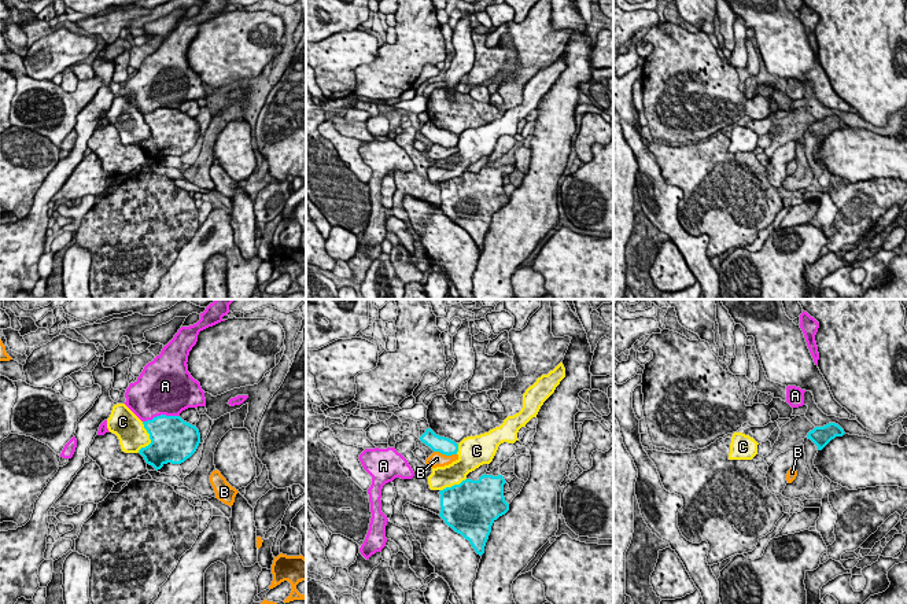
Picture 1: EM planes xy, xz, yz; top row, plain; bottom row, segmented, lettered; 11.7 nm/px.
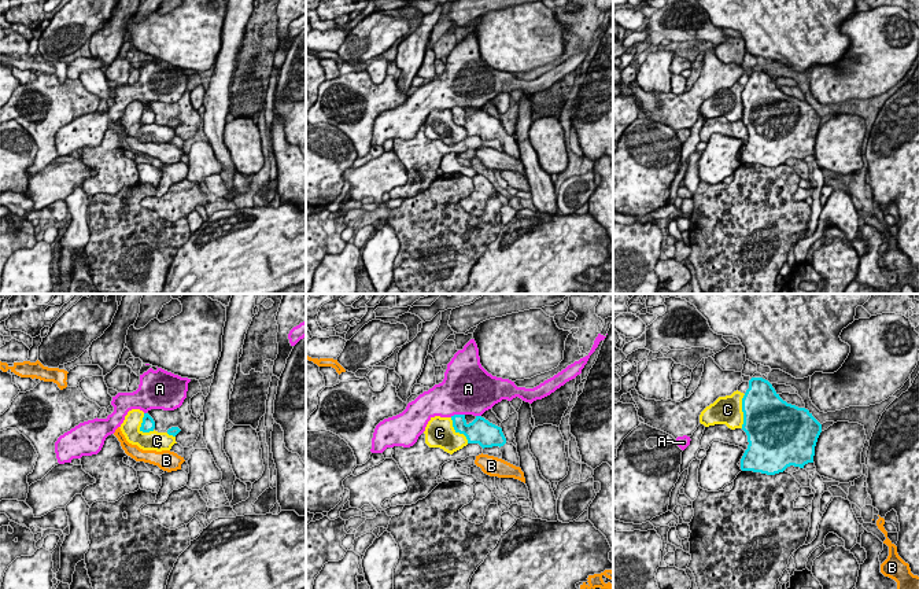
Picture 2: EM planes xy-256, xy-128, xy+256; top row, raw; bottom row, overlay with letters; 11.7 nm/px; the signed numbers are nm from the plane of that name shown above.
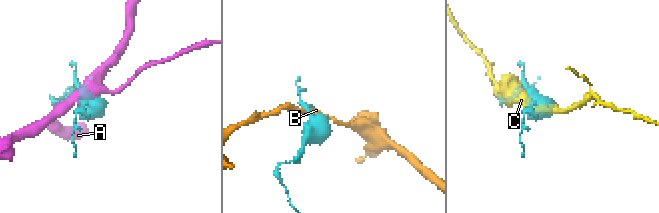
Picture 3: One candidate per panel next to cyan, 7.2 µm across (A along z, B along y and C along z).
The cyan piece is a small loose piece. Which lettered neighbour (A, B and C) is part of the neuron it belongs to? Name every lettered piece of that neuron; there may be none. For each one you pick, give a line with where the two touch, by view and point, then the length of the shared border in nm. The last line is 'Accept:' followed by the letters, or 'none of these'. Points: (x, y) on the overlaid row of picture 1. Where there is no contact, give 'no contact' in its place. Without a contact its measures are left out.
Accept: none of these

